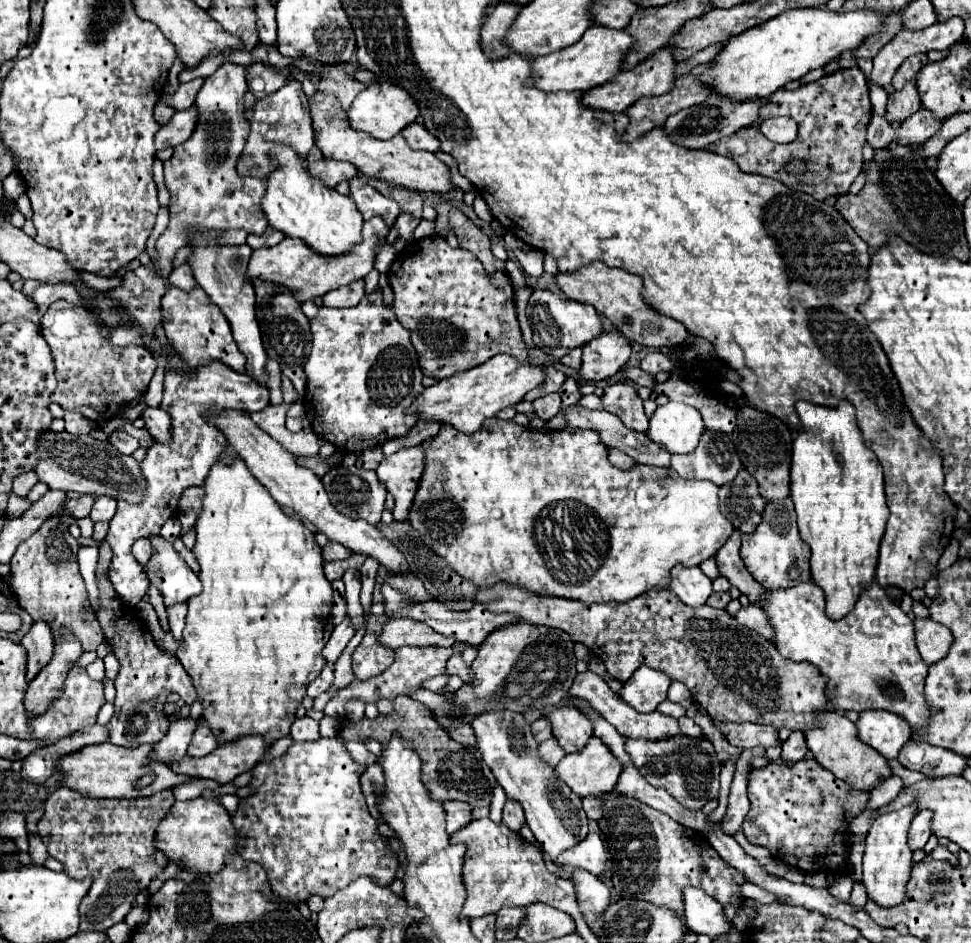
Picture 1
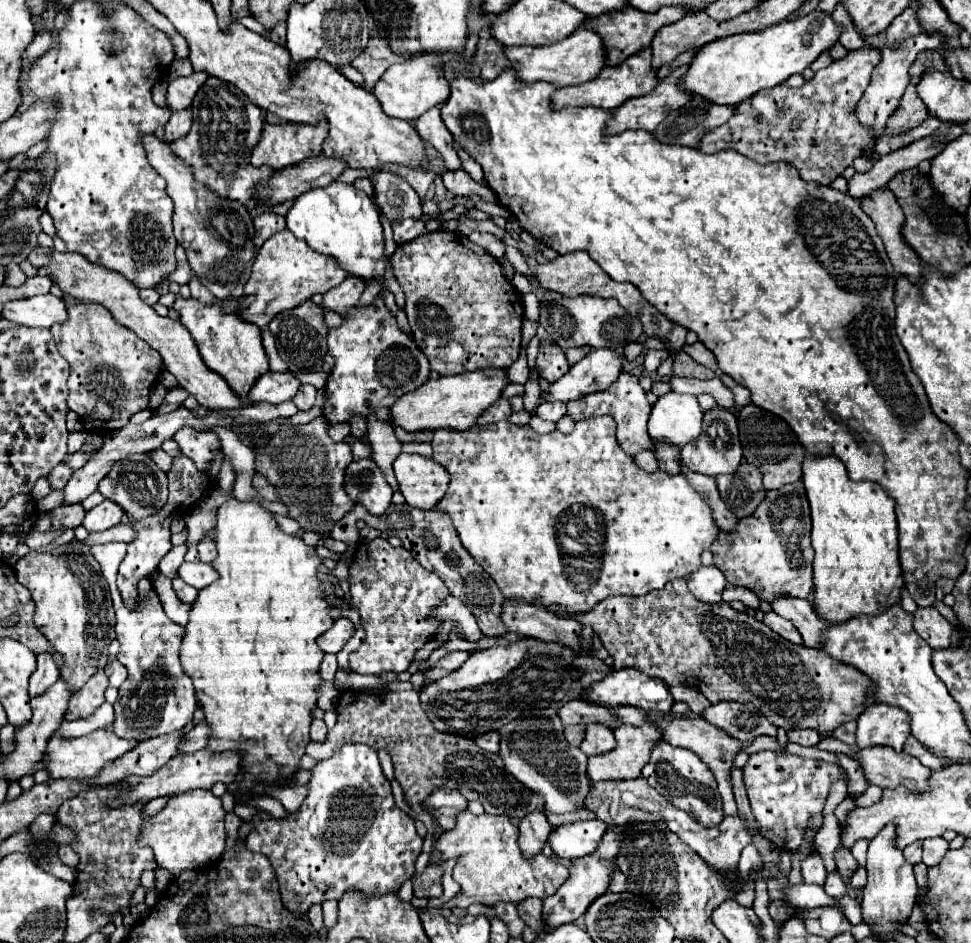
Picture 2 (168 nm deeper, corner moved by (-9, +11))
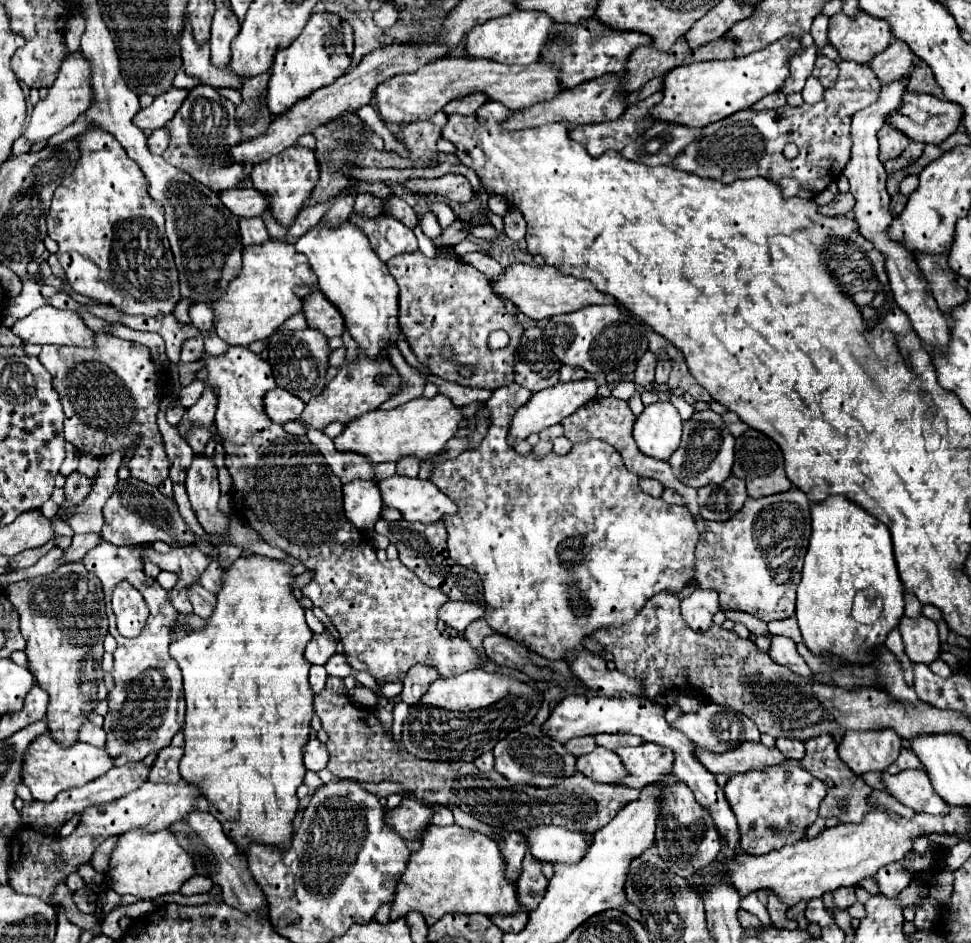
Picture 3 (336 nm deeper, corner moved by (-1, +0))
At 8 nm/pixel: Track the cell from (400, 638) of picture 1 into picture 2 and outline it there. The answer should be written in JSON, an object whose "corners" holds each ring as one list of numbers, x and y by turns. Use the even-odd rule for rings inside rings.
{"corners":[[452,594,442,600,442,604,434,610,434,616,442,622,450,620,454,626,462,628,470,642,476,642,482,636,472,610,468,610,468,604,464,604,460,598,456,598]]}

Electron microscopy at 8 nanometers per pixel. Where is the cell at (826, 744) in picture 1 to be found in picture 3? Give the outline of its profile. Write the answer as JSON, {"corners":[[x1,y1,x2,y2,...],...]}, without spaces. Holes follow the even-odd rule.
{"corners":[[904,769,896,775,882,771,880,775,886,791,896,797,902,805,930,815,944,815,944,811,948,809,944,799,940,799,936,791,932,791,924,769]]}

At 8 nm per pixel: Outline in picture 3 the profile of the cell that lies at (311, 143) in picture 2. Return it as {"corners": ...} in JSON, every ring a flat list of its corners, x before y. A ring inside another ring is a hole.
{"corners":[[288,147,280,155,274,155,266,161,260,161,250,171,250,181,254,189,264,191,272,199,272,213,282,225,292,225,298,209,304,205,318,181,318,161,312,149,308,147]]}

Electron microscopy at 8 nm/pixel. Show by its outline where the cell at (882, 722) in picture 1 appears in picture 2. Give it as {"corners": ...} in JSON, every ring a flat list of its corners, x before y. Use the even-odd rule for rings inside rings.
{"corners":[[872,704,864,714,860,714,856,730,856,746,890,746,902,752,906,738,910,736,910,716,902,708,890,704]]}

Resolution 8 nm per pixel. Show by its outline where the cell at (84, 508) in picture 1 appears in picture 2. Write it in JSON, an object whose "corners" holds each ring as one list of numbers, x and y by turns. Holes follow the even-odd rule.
{"corners":[[68,504,68,506,60,506,48,512,50,520,52,520,52,530,68,530,68,528,76,528,82,524,86,510,82,508,82,504]]}

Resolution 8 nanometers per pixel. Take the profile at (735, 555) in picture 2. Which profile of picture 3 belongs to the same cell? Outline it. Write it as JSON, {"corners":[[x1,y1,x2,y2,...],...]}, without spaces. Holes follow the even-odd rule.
{"corners":[[792,487,784,493,748,499,744,511,724,523,696,519,700,541,696,547,694,581,702,589,714,589,720,595,720,607,746,611,762,621,786,619,794,615,796,587,800,583,802,563,810,537,810,501],[790,517,790,521,786,521],[762,519,762,547,756,543,756,533]]}

